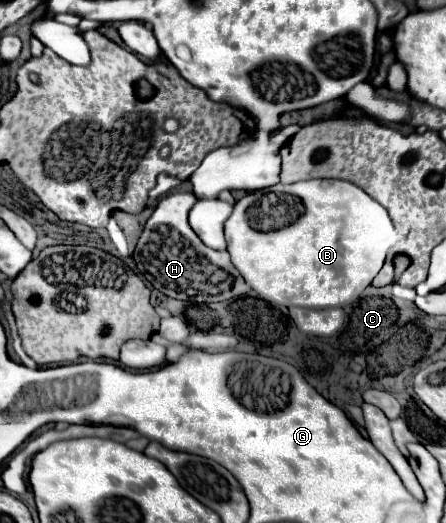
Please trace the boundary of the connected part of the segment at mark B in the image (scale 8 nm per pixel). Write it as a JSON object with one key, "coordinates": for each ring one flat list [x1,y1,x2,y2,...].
{"coordinates":[[309,179,309,181,291,183,291,185,277,183,269,189,247,193,241,201,235,203,233,215,225,223,225,239,227,239,227,251,231,255,233,265,237,267,241,277,249,283,249,287,261,299,265,299,273,307,293,307,295,305,295,307,307,307,307,309,327,309,327,307,345,307,349,303,353,303,353,299,357,299,363,293,363,289,367,285,371,285,373,277,383,267,383,261,385,261,389,247,395,243,395,229,393,229,393,223,391,223,387,209,383,209,375,199,371,199,357,185,353,185,349,181,341,181,341,179]]}

